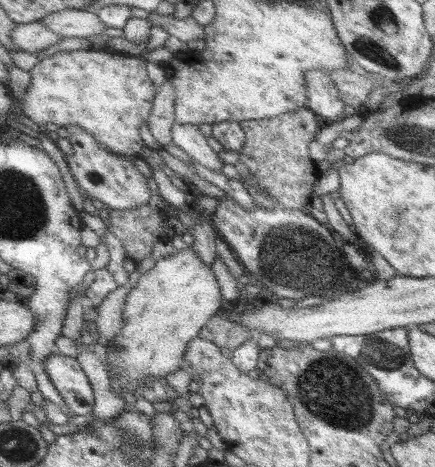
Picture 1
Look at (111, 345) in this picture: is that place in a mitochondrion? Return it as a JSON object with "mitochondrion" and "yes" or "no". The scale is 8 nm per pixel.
{"mitochondrion":"no"}

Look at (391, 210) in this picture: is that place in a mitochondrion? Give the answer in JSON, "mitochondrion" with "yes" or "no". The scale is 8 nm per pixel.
{"mitochondrion":"yes"}

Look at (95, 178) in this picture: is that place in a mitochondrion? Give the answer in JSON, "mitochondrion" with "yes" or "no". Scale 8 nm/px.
{"mitochondrion":"no"}

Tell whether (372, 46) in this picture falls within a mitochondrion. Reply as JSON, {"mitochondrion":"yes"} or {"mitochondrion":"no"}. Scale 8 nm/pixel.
{"mitochondrion":"yes"}

